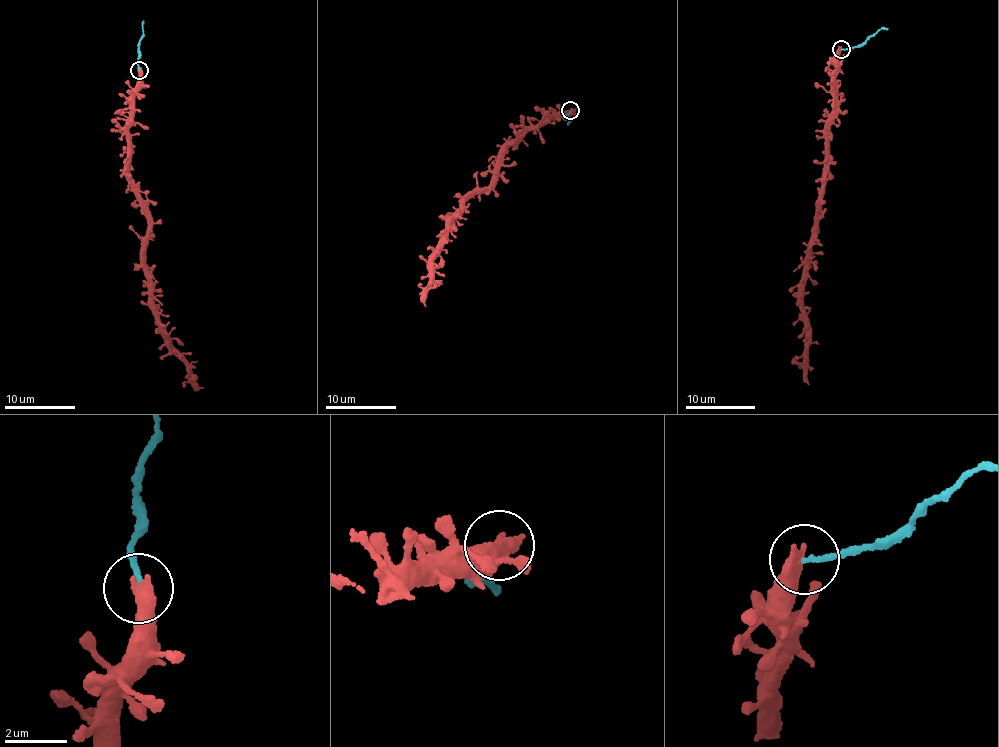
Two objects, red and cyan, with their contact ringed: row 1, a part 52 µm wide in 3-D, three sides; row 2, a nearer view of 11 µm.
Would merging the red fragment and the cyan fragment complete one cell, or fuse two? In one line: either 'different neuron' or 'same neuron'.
different neuron

